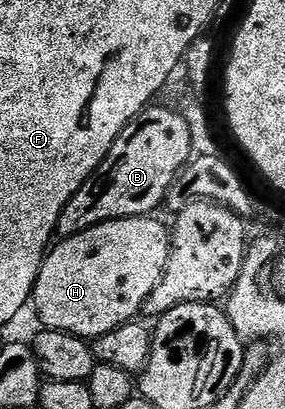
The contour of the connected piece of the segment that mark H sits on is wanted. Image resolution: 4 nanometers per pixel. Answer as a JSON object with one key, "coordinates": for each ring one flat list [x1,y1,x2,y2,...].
{"coordinates":[[137,215,136,217,132,217,131,219,113,219,112,221,104,221,103,223,101,223,100,225,96,225,92,229,84,229,84,233,76,233,72,237,68,237,67,239,62,239,61,241,55,242,53,246,51,246,50,250,46,253,46,259,42,263,40,273,36,277,36,285,34,286,34,293,32,296,32,311,34,307,35,313,38,314,39,321,42,322,41,326,47,331,63,331,64,333,72,333,73,335,78,335,79,337,87,341,93,341,95,339,98,339,104,333,112,333,112,329,116,329,120,325,124,325,125,323,137,320,139,316,142,315,142,306,144,305,144,301,152,293,152,291,156,289,158,285,160,285,160,281,164,277,164,273,166,272,166,266,168,265,168,261,170,260,171,228,167,226,167,224,165,227,165,225,162,224,160,220,154,218,158,217,151,217,150,215]]}

